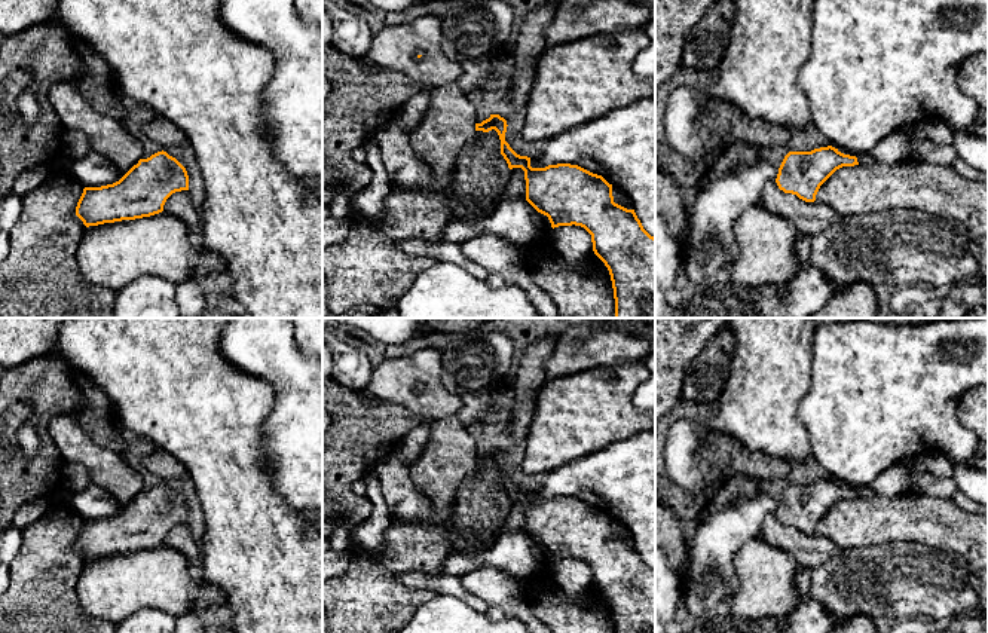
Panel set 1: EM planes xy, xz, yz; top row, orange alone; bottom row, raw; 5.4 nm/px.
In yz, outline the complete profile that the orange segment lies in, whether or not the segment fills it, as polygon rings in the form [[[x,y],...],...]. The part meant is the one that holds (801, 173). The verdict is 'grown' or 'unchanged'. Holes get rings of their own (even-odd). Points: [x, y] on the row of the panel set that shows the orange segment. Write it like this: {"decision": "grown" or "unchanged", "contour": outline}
{"decision": "unchanged", "contour": [[[828,146],[811,152],[789,152],[776,178],[780,190],[814,202],[820,186],[839,168],[859,165],[856,156]]]}

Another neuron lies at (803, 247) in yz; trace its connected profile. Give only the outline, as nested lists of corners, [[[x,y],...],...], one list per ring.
[[[801,233],[795,251],[801,270],[810,266],[811,233]]]

